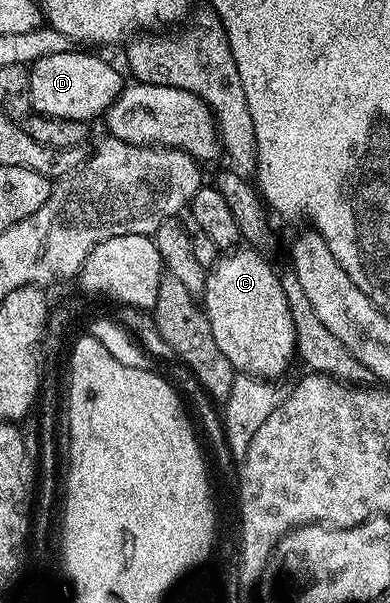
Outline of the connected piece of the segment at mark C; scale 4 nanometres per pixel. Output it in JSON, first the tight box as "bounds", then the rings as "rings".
{"bounds":[204,249,296,381],"rings":[[[254,249],[242,250],[223,254],[209,268],[204,292],[208,325],[212,325],[212,337],[216,337],[220,353],[232,361],[235,372],[278,381],[296,359],[292,309],[288,309],[288,297],[284,297],[279,272],[270,268],[269,261],[262,256],[265,254]]]}

